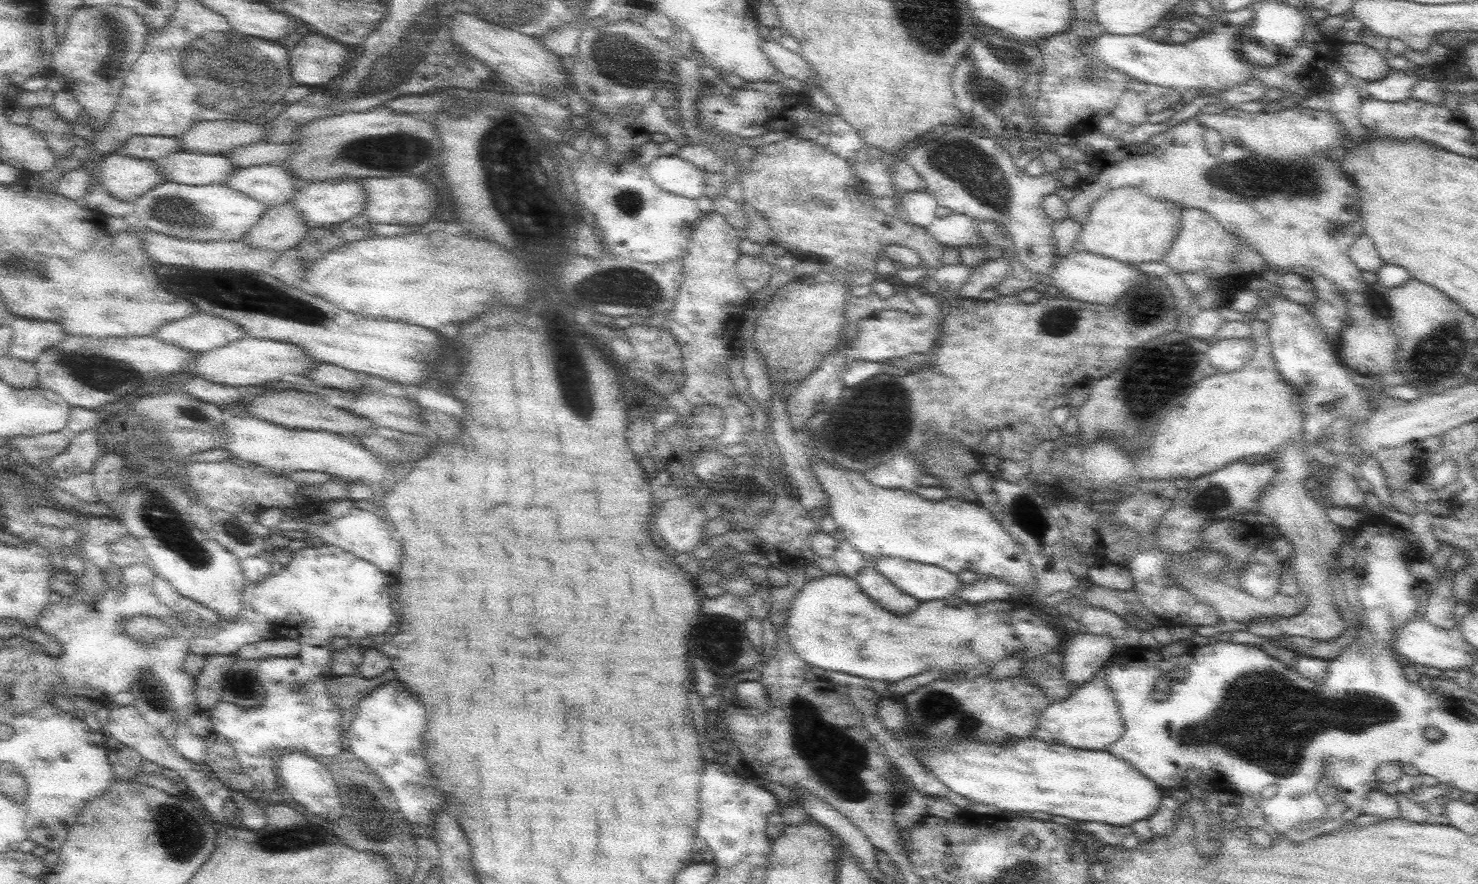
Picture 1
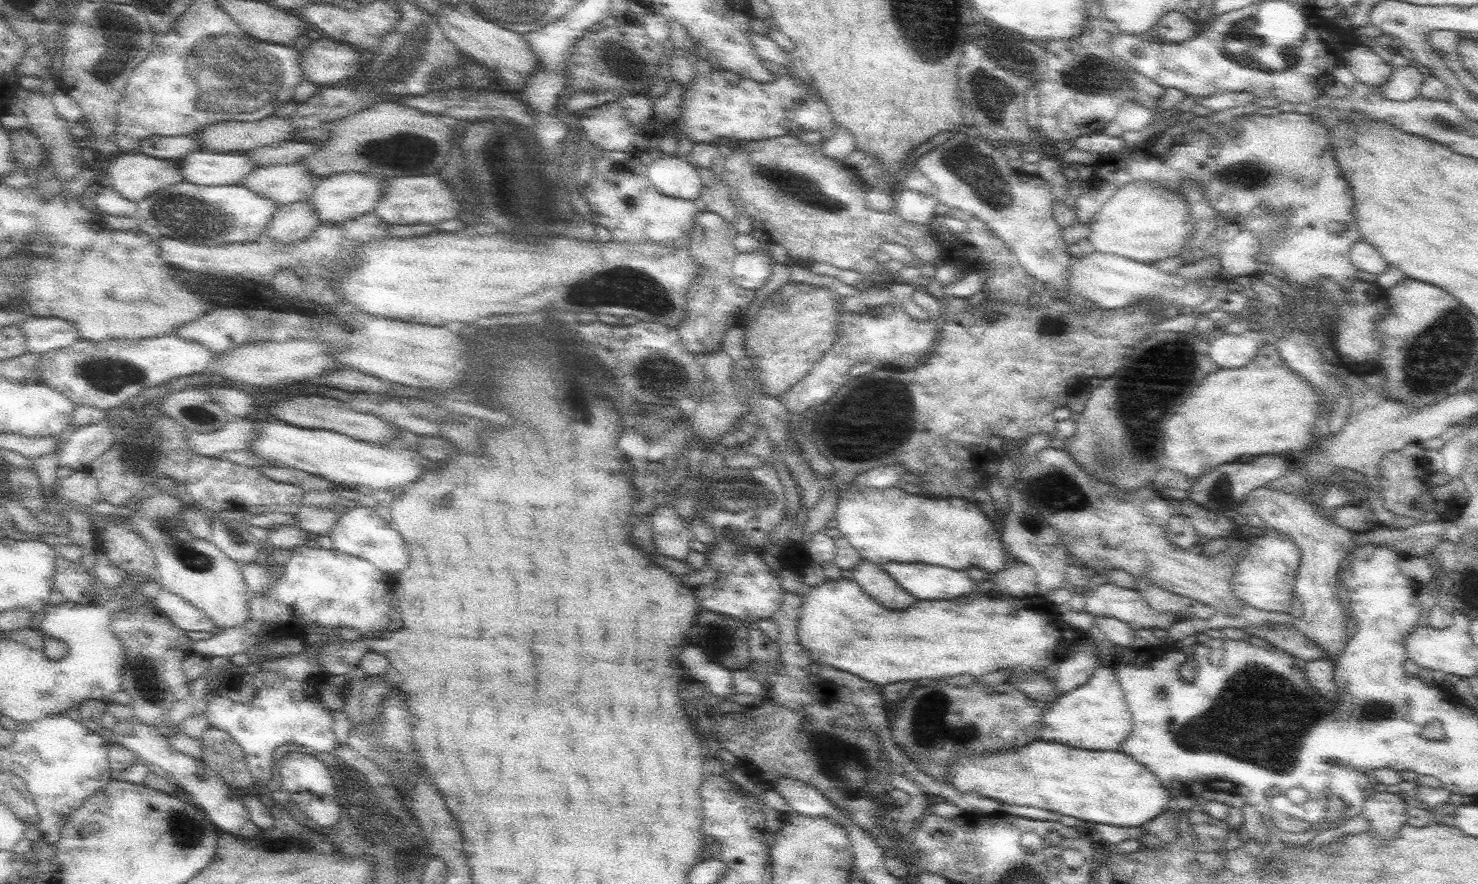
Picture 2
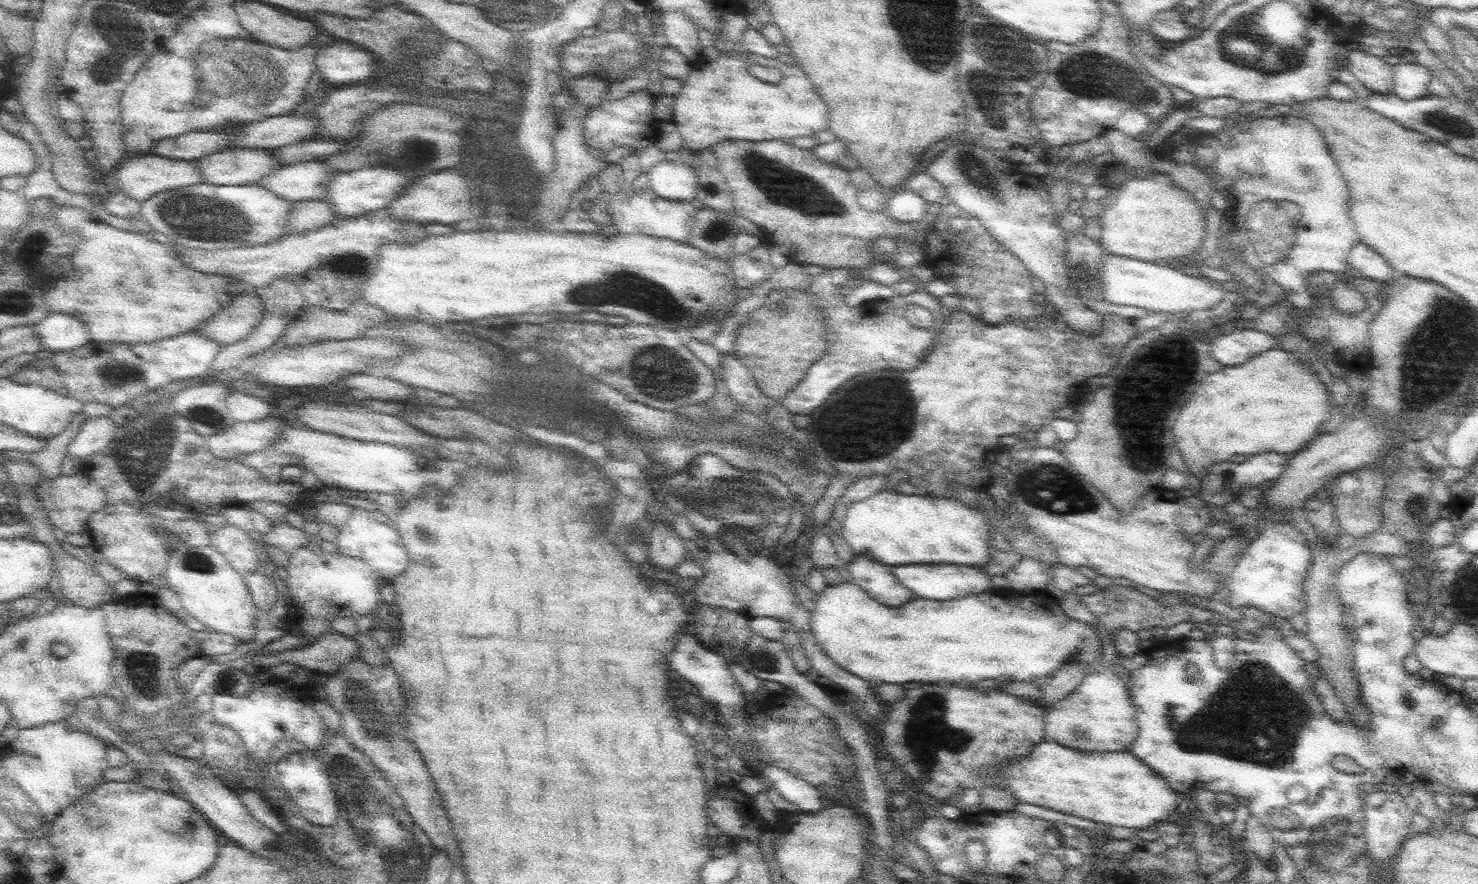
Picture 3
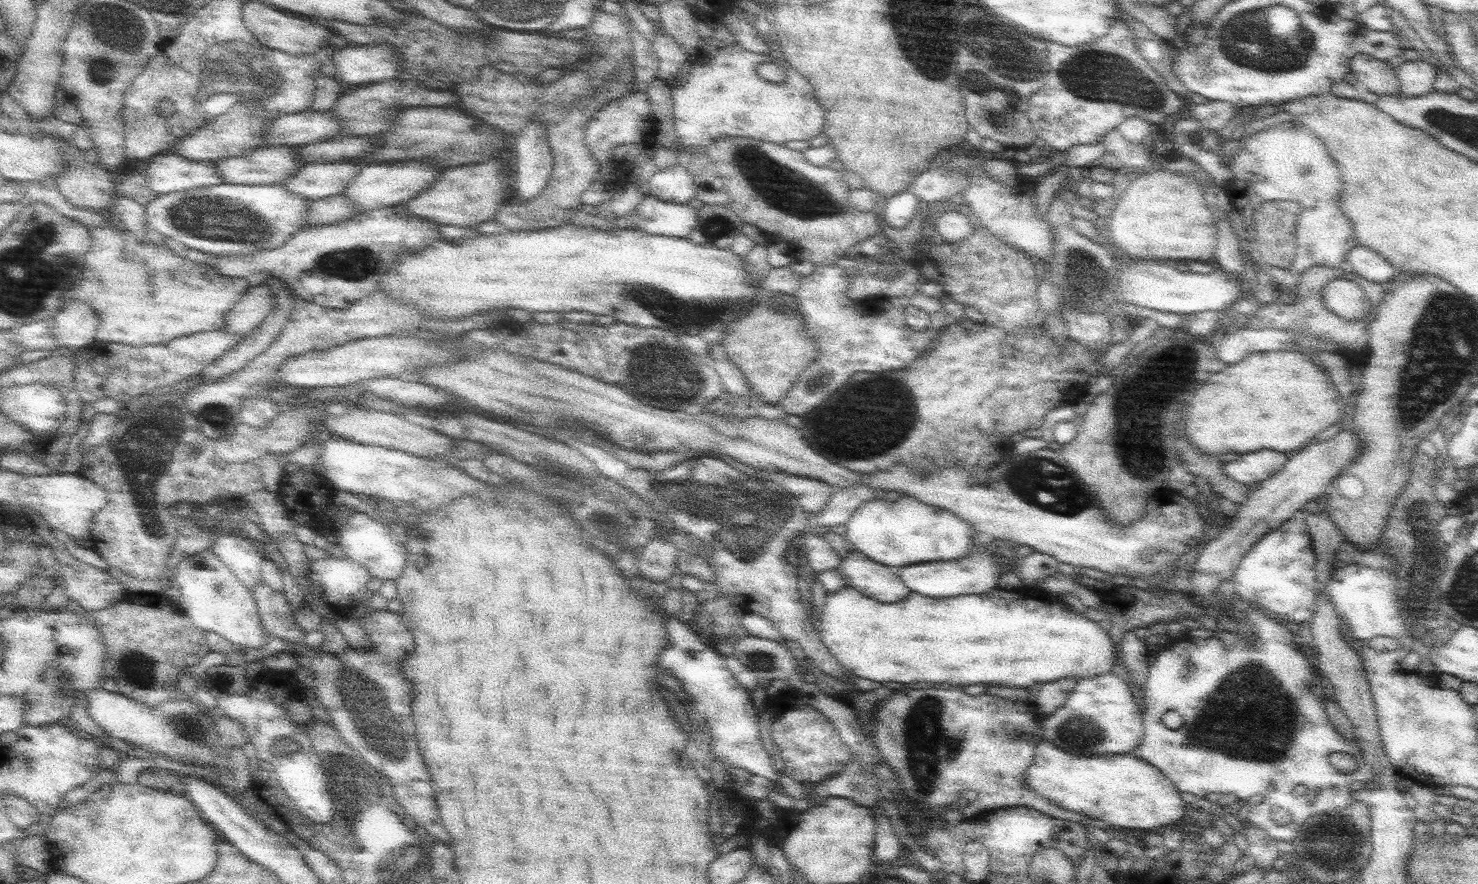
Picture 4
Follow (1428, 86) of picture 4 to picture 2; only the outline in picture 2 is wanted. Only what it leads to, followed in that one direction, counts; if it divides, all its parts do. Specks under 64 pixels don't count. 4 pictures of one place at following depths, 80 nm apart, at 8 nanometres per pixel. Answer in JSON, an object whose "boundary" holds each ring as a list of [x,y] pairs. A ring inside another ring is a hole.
{"boundary":[[[1419,66],[1394,68],[1392,77],[1383,86],[1376,88],[1390,100],[1408,102],[1421,94],[1421,88],[1428,74]]]}

